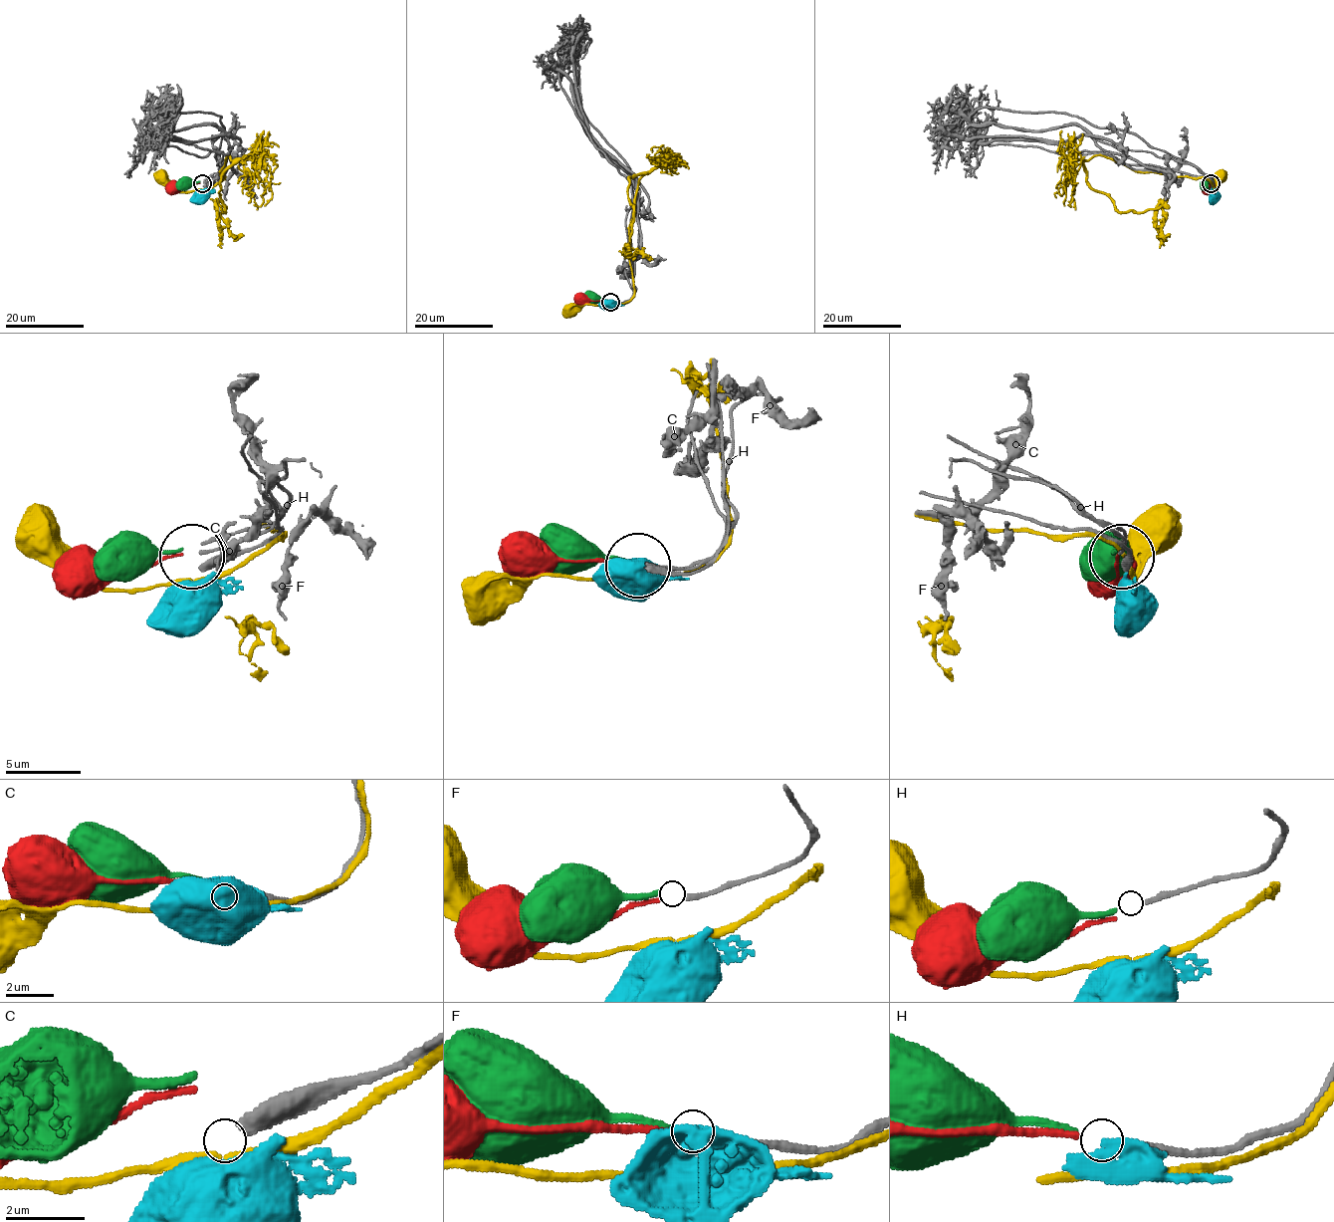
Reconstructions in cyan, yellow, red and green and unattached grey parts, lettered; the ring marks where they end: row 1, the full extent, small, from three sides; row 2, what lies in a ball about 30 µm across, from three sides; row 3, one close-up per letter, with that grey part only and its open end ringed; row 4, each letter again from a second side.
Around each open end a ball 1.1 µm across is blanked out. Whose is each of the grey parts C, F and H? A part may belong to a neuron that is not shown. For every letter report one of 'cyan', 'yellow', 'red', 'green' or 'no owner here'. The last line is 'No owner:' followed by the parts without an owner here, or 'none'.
C: no owner here
F: red
H: green
No owner: C

